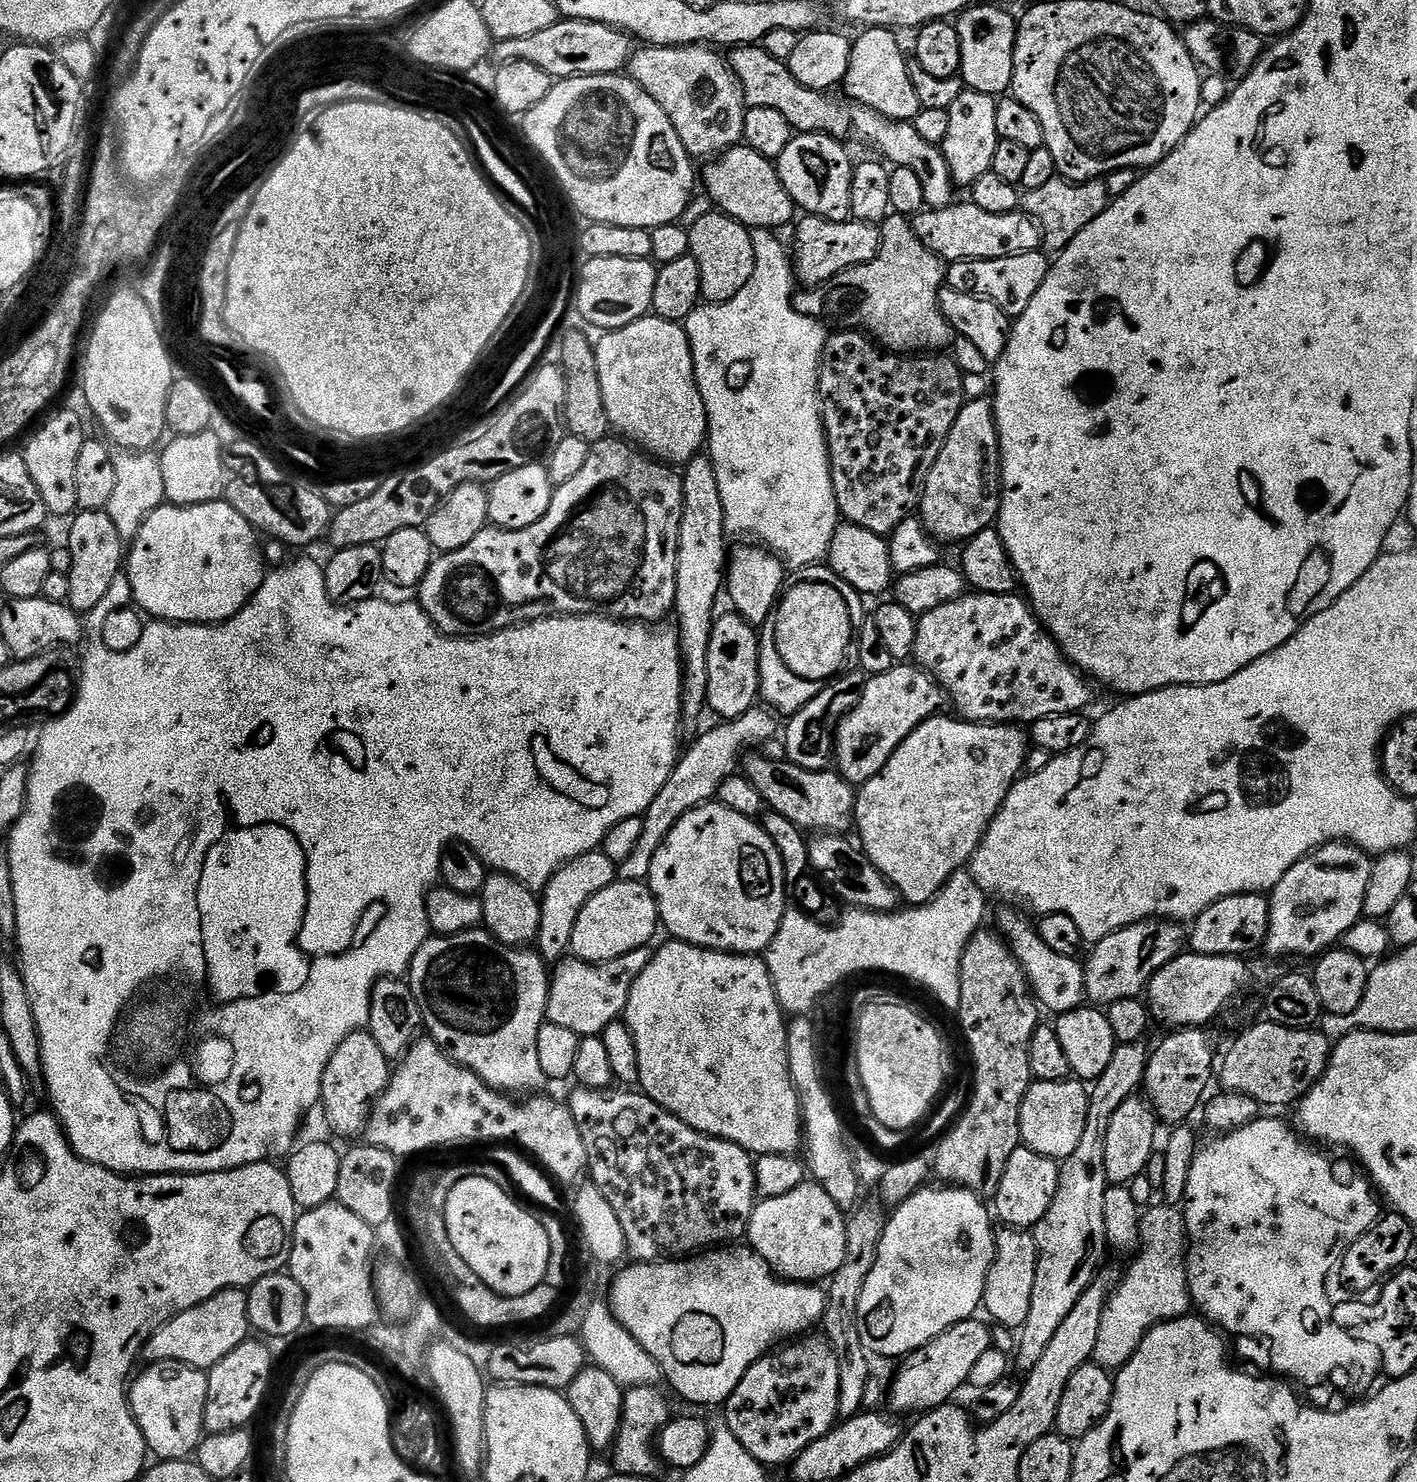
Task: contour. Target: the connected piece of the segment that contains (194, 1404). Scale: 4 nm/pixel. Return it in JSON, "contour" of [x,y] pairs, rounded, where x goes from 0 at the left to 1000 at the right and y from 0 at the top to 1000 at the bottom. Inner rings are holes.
{"contour":[[[125,918],[104,920],[102,924],[99,929],[97,928],[92,932],[90,937],[90,948],[93,949],[97,965],[100,965],[104,979],[111,986],[132,985],[145,968],[144,955],[147,926],[145,924],[135,923]]]}

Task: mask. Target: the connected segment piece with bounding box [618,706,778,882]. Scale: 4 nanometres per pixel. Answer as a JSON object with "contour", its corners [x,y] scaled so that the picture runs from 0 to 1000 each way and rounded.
{"contour":[[[534,476],[526,479],[526,482],[522,483],[520,486],[506,488],[506,491],[495,495],[486,505],[485,503],[484,507],[478,513],[473,525],[470,525],[470,530],[464,533],[464,538],[462,538],[462,541],[459,541],[459,544],[455,547],[453,566],[450,568],[447,576],[445,576],[445,579],[442,579],[442,582],[436,584],[437,593],[457,594],[459,584],[462,584],[462,576],[464,576],[467,568],[470,568],[473,560],[476,560],[477,555],[484,549],[487,549],[487,547],[494,545],[507,538],[510,528],[520,523],[524,516],[524,508],[526,506],[533,505],[531,505],[533,502],[534,504],[538,503],[541,499],[548,496],[548,486],[549,487],[548,481],[544,478]]]}

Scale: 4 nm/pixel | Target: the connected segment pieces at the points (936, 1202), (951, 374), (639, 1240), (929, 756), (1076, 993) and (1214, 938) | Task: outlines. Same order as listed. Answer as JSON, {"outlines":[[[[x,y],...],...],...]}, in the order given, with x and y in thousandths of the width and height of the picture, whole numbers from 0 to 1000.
{"outlines":[[[[653,800],[639,808],[626,821],[620,841],[617,857],[608,868],[604,882],[606,900],[616,916],[635,915],[640,916],[653,910],[668,896],[687,890],[694,879],[694,868],[699,854],[703,848],[703,831],[701,821],[694,809],[683,802],[677,800]]],[[[590,223],[584,227],[582,231],[582,238],[579,242],[579,281],[582,285],[582,295],[584,299],[584,311],[587,315],[587,327],[589,328],[589,336],[593,342],[593,348],[596,352],[603,355],[608,355],[608,358],[614,358],[614,360],[620,360],[625,363],[629,362],[629,358],[639,350],[644,348],[649,343],[649,337],[653,328],[653,323],[662,312],[662,306],[665,306],[665,301],[670,293],[670,287],[673,287],[673,282],[679,277],[682,272],[680,267],[680,258],[682,254],[675,247],[674,243],[669,239],[633,239],[626,237],[616,231],[607,223]]],[[[406,733],[406,735],[399,740],[401,748],[405,752],[405,757],[408,757],[408,765],[411,765],[411,771],[414,773],[415,779],[415,791],[417,798],[425,803],[428,811],[436,819],[436,825],[439,825],[439,833],[442,833],[442,847],[449,852],[465,852],[472,849],[483,849],[486,846],[494,846],[498,843],[505,843],[506,841],[514,841],[526,833],[528,831],[528,825],[531,818],[534,814],[534,806],[534,787],[530,777],[527,777],[524,773],[518,771],[512,771],[510,768],[504,768],[501,765],[495,765],[490,762],[490,760],[484,760],[481,754],[473,752],[464,744],[455,740],[452,735],[438,735],[440,737],[432,737],[426,734],[413,734]]],[[[666,482],[657,483],[656,486],[649,489],[635,501],[634,506],[631,506],[631,509],[627,512],[625,517],[622,517],[622,520],[620,522],[617,522],[617,525],[614,525],[610,529],[606,530],[604,536],[604,555],[603,559],[605,562],[607,561],[606,572],[609,572],[616,584],[632,600],[634,607],[637,609],[639,607],[639,609],[638,610],[641,611],[651,611],[659,607],[660,605],[666,599],[668,594],[685,581],[687,576],[690,574],[690,571],[694,568],[694,563],[697,561],[699,555],[704,549],[707,541],[710,541],[715,529],[723,520],[723,512],[725,510],[725,505],[727,505],[727,499],[722,491],[716,489],[690,489],[680,484],[671,486],[670,484]]],[[[720,615],[706,617],[706,626],[704,626],[705,631],[711,634],[712,640],[717,644],[717,648],[722,652],[733,679],[737,684],[742,683],[742,684],[757,683],[758,681],[763,679],[766,675],[765,650],[760,646],[750,645],[745,643],[745,641],[741,641],[741,638],[738,638],[738,636],[735,636],[735,633],[731,630],[729,621],[725,621],[722,618],[723,616]]],[[[888,602],[871,603],[863,605],[860,609],[853,611],[848,618],[845,618],[840,623],[840,640],[845,644],[857,644],[857,645],[883,646],[883,642],[886,642],[893,639],[895,636],[895,626],[896,625],[896,605]]]]}

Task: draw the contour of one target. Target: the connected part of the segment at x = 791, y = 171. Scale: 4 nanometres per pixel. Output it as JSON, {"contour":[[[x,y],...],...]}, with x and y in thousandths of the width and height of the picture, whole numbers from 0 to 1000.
{"contour":[[[565,89],[560,91],[558,99],[552,101],[548,107],[548,116],[555,126],[559,137],[565,144],[579,146],[589,150],[594,150],[601,146],[600,123],[603,108],[598,106],[596,98],[582,89]]]}

